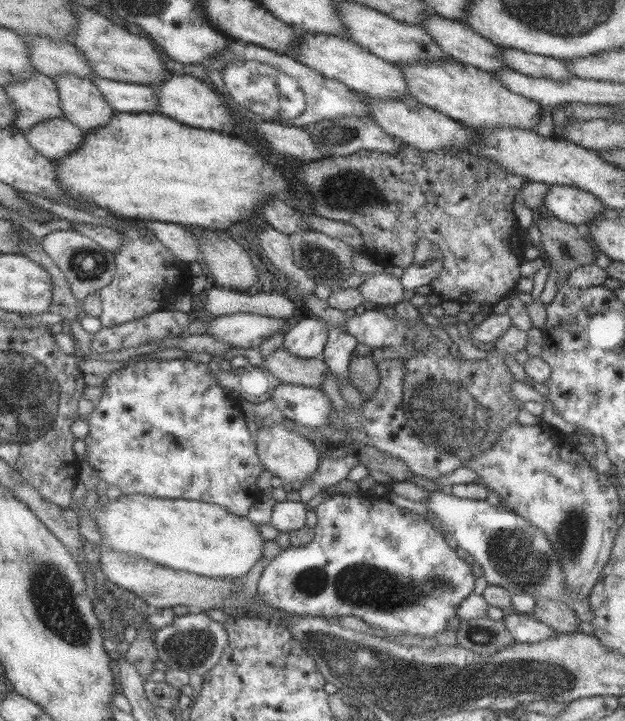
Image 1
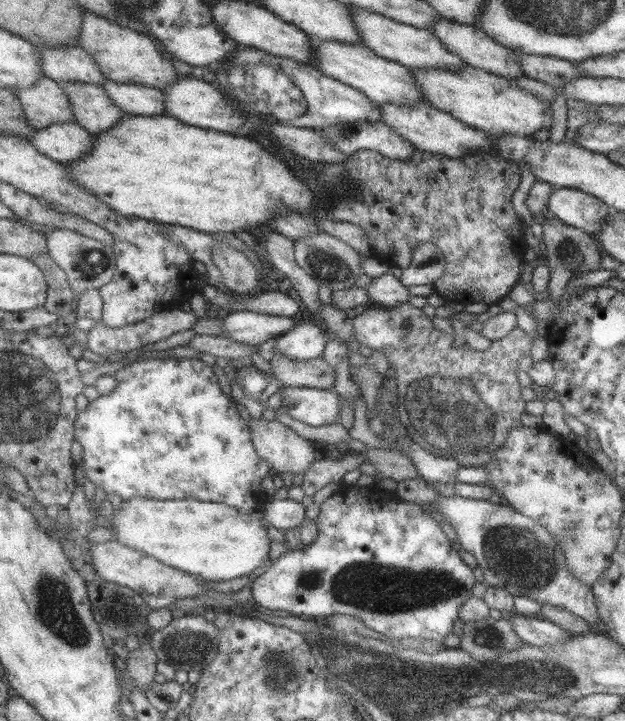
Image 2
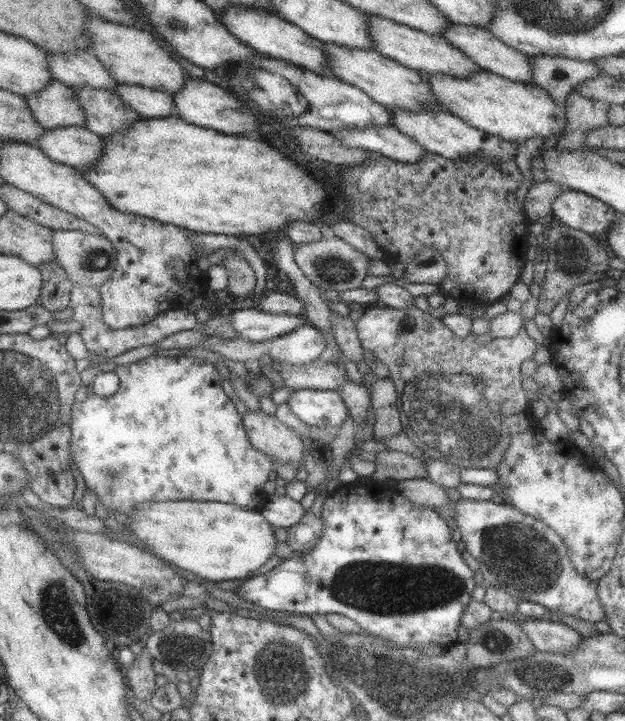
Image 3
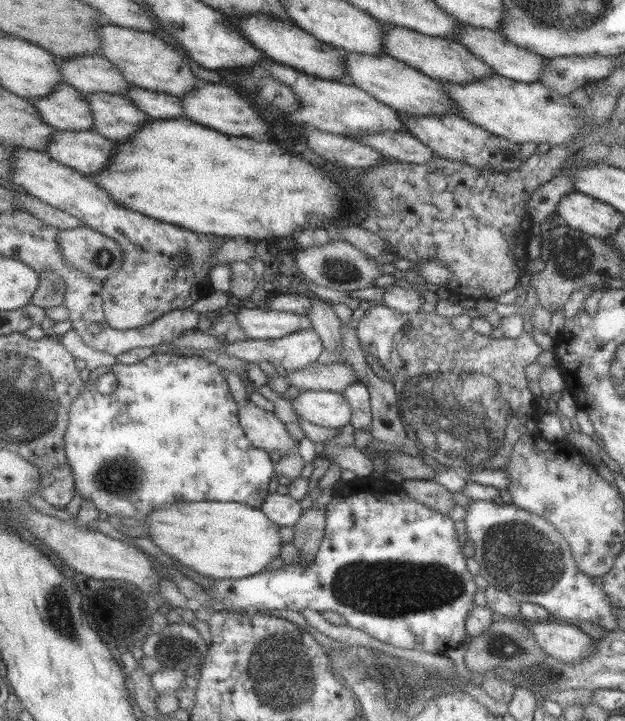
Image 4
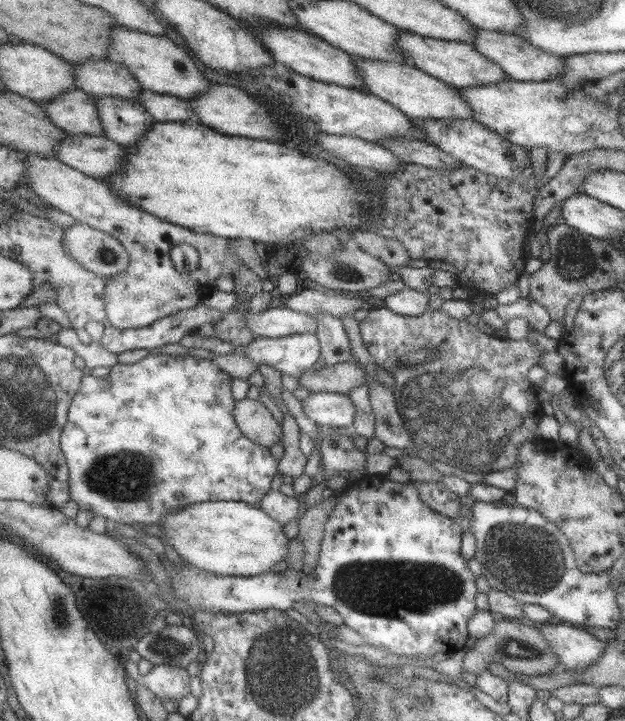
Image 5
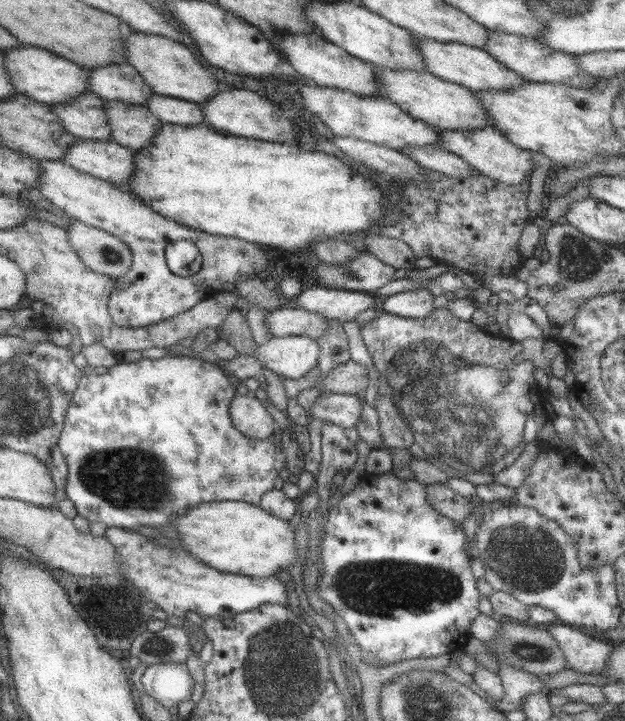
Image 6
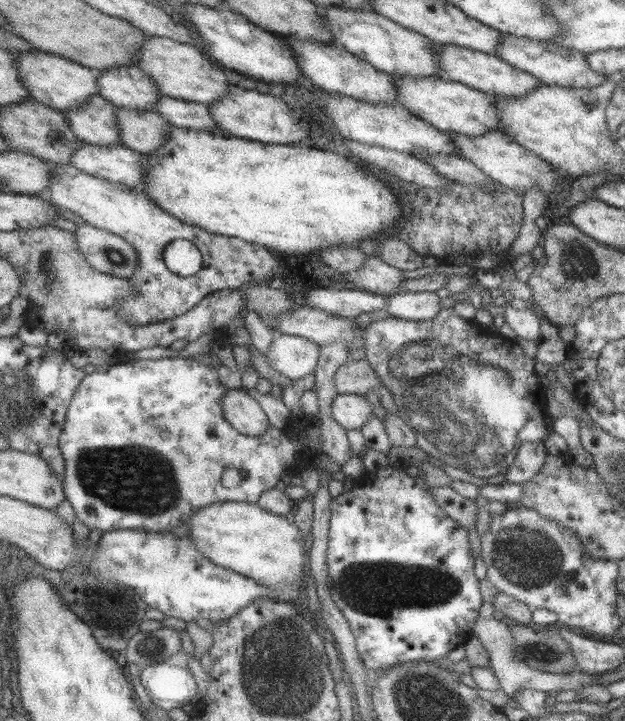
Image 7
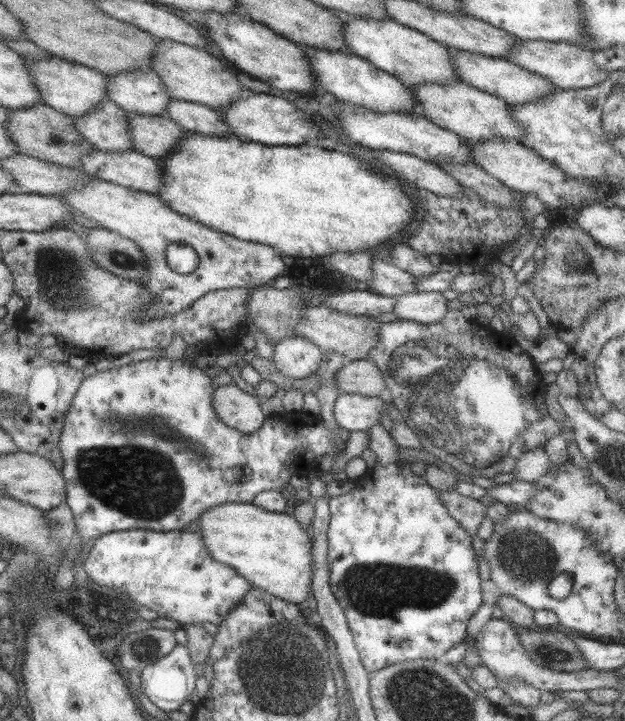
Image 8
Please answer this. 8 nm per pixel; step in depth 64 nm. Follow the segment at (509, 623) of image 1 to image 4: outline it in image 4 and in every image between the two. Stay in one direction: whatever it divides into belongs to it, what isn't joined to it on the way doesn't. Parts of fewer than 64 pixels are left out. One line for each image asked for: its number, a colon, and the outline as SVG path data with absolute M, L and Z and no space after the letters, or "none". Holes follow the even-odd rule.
2: M513 616L511 620L513 632L521 638L525 646L549 646L559 644L561 640L569 638L571 634L561 630L557 624L547 620L539 620L537 616Z
3: M521 618L517 624L521 632L531 640L533 648L539 652L567 652L577 648L583 640L581 634L561 622Z
4: M557 620L525 622L537 646L551 658L561 662L577 662L595 648L595 640L571 624Z

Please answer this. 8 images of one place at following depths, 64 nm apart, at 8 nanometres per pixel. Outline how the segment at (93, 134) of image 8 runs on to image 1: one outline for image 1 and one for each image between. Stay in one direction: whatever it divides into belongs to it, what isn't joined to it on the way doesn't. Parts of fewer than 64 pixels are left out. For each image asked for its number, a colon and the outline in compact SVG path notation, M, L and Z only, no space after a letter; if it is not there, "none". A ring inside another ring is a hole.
1: M33 70L31 76L25 76L23 80L13 80L11 84L5 84L1 88L9 102L13 102L13 126L21 132L31 128L33 124L39 124L41 120L63 118L57 86L49 76L41 72Z
2: M41 76L31 88L11 88L11 92L21 102L25 120L33 130L55 122L73 122L73 112L61 84L47 76Z
3: M49 80L45 88L33 94L23 94L33 120L49 130L61 126L83 126L83 112L77 104L75 90L59 80Z
4: M59 82L53 92L49 92L47 96L41 96L41 98L31 98L35 110L37 110L37 116L53 130L91 130L93 128L93 120L91 120L91 108L89 104L85 102L85 94L75 90L73 86L69 84L63 84Z
5: M69 88L55 96L53 100L39 102L45 110L45 116L49 122L57 128L61 128L67 134L97 134L103 136L103 128L97 116L95 100L91 94Z
6: M81 92L69 102L51 104L51 112L71 136L83 140L111 140L105 102L93 92Z
7: M93 94L79 108L59 110L63 112L71 132L87 144L109 146L121 144L119 128L115 124L115 106L99 94Z

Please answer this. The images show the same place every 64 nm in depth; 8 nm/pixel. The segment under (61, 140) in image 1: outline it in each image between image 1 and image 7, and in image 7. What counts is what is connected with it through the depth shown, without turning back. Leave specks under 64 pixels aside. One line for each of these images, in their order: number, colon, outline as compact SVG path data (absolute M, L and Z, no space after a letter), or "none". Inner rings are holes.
2: M55 122L45 128L35 128L29 142L43 156L67 164L89 152L93 136L75 122Z
3: M75 124L41 132L35 146L57 164L67 164L79 172L101 156L103 138Z
4: M57 130L45 144L45 154L85 176L101 172L113 156L113 142L93 130Z
5: M67 134L51 156L69 168L75 168L95 180L103 180L105 176L121 170L125 148L97 134Z
6: M77 138L75 144L69 144L69 148L65 148L63 162L73 166L79 172L85 172L87 176L95 176L95 178L105 180L113 186L123 186L133 176L135 152L113 142L113 140L83 140L83 138Z
7: M85 142L71 154L71 166L127 188L141 188L145 176L145 156L123 144L95 146Z

